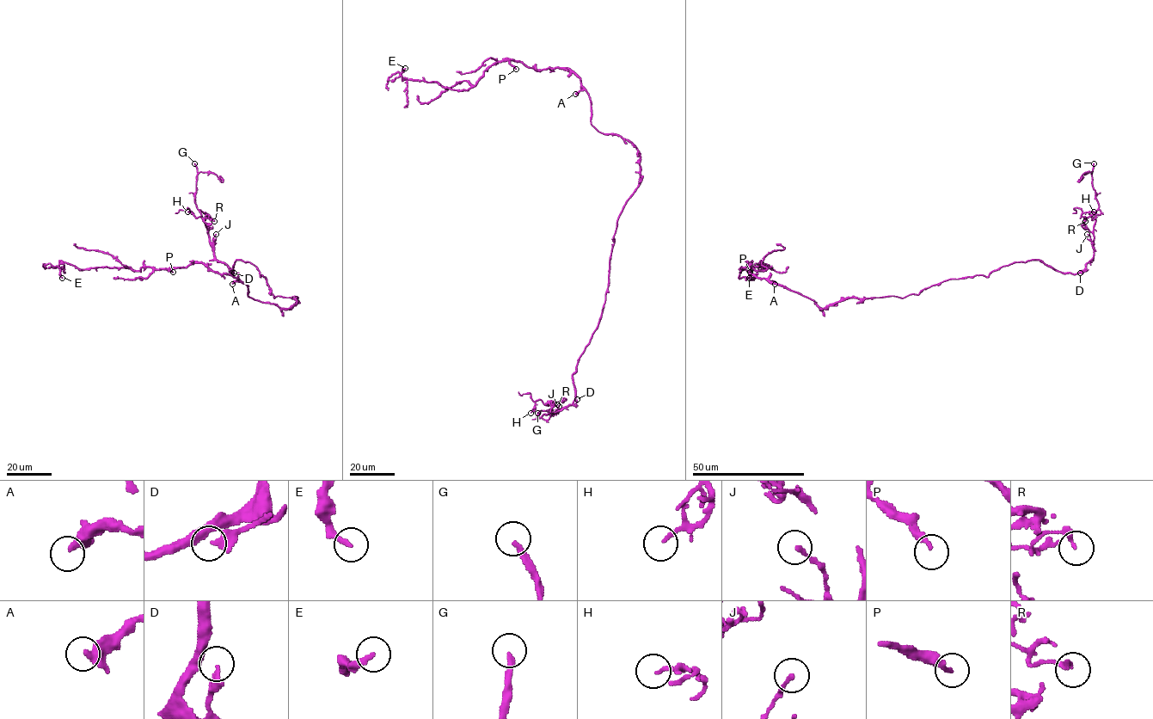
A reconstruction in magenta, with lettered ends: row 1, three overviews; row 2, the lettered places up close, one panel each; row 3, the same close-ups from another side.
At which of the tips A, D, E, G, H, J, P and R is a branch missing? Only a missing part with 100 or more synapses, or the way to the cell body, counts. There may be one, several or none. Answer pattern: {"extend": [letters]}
{"extend": ["G"]}

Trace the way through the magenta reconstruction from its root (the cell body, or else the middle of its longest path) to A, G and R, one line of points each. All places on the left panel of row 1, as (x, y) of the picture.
A: (294, 298), (297, 298), (297, 302), (291, 308), (281, 309), (249, 298), (248, 286), (242, 281), (232, 284)
G: (294, 298), (274, 298), (254, 264), (236, 260), (232, 273), (216, 258), (195, 202), (194, 163)
R: (294, 298), (274, 298), (266, 278), (250, 262), (236, 260), (232, 273), (219, 262), (204, 220), (214, 221)

